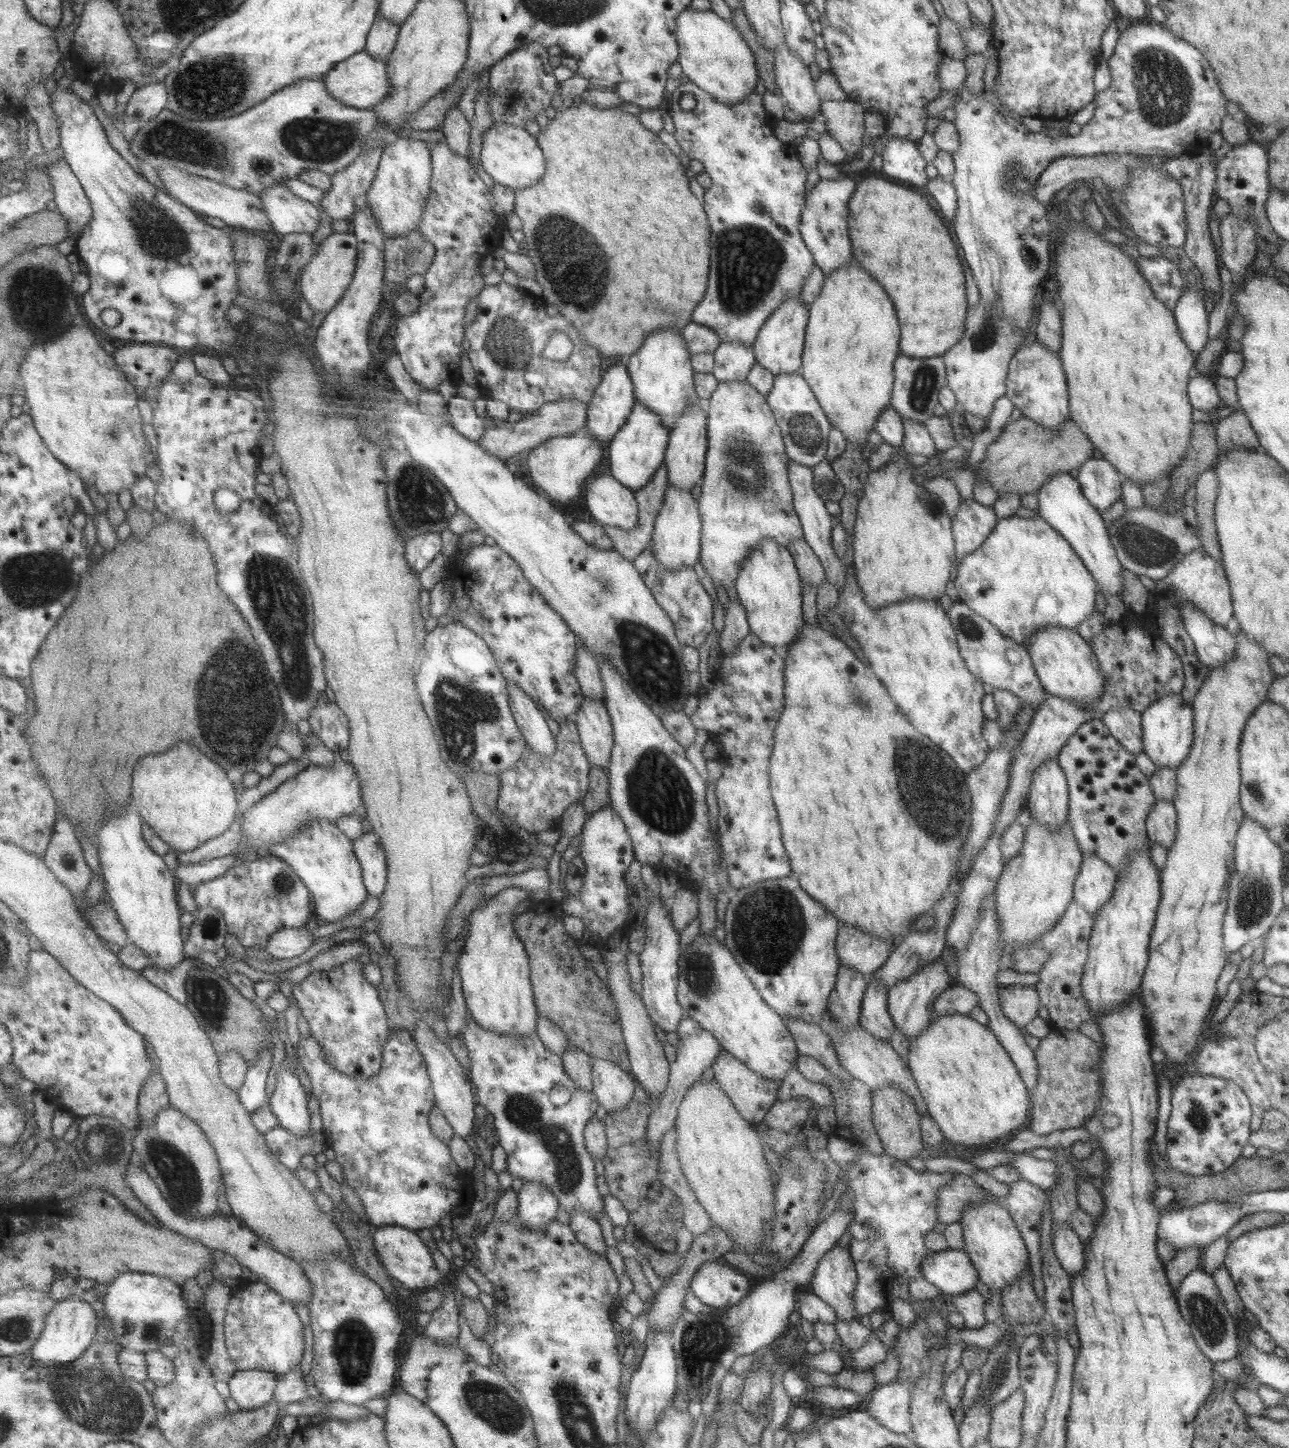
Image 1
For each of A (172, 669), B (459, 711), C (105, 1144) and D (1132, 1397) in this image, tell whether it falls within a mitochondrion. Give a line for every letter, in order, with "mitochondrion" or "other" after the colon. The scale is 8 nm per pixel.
A: other
B: mitochondrion
C: mitochondrion
D: mitochondrion

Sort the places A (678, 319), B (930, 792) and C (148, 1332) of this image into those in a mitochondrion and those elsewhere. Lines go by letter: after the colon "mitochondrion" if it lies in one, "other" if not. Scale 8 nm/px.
A: other
B: mitochondrion
C: mitochondrion

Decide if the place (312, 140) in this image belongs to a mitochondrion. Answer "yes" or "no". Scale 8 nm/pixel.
yes

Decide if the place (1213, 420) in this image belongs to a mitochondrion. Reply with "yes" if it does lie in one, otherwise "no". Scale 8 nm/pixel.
no

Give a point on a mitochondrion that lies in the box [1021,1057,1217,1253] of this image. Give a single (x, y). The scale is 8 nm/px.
(1197, 1114)

